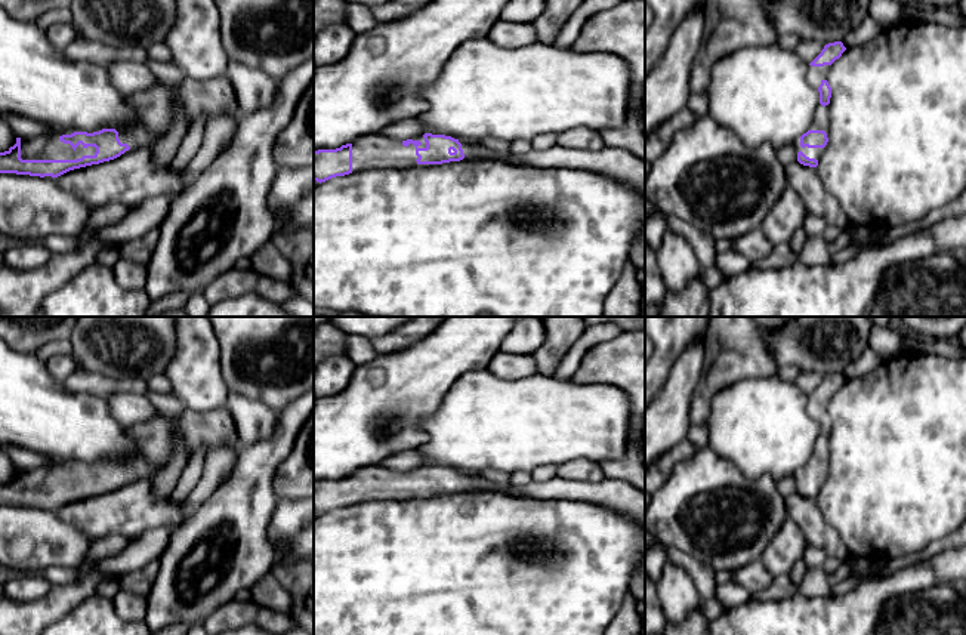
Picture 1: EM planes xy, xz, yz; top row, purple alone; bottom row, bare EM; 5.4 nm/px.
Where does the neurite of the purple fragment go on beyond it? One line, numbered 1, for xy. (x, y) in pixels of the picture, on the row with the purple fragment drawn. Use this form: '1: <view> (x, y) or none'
1: xy (213, 96)

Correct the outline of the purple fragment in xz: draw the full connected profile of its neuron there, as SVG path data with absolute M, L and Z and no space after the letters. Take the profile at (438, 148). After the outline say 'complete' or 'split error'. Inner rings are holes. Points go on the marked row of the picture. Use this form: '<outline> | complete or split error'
M380 133L361 136L352 144L342 145L336 149L314 151L314 181L325 182L336 176L345 176L361 170L402 170L416 166L442 164L450 161L475 161L475 160L499 160L493 152L485 158L475 154L473 148L460 144L459 139L445 135L425 133L414 139L399 141Z | split error

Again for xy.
M226 75L210 80L185 77L176 89L160 83L129 95L129 102L139 111L136 126L93 133L53 129L50 135L16 138L13 147L0 152L0 173L58 178L74 169L114 160L138 147L154 147L169 132L176 107L183 108L189 126L198 115L207 121L222 112L241 115Z | split error

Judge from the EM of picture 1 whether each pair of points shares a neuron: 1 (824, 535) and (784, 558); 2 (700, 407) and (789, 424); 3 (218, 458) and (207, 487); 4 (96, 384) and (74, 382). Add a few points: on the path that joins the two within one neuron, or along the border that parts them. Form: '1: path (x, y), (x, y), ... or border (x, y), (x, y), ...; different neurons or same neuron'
1: border (789, 515), (808, 542); different neurons
2: border (734, 382), (715, 395), (704, 425); different neurons
3: path (216, 465), (210, 480); same neuron
4: path (90, 384), (80, 382); same neuron

